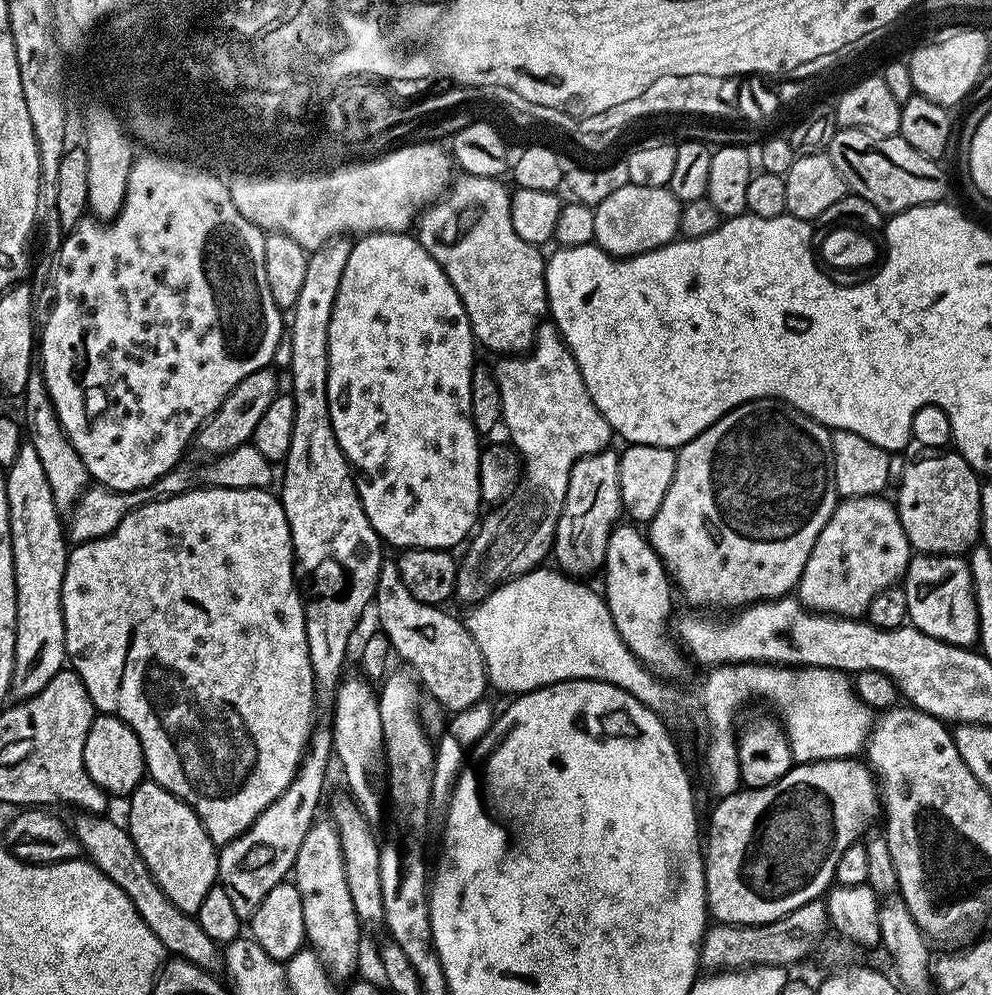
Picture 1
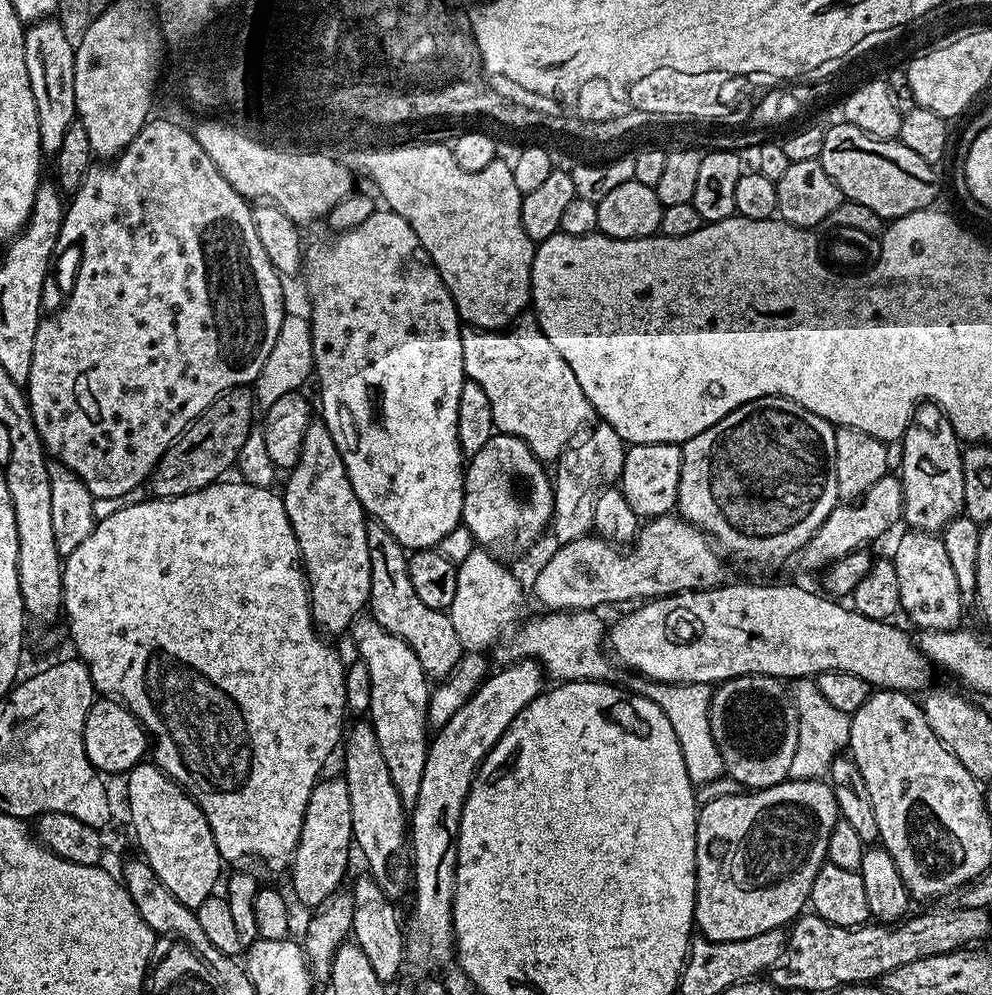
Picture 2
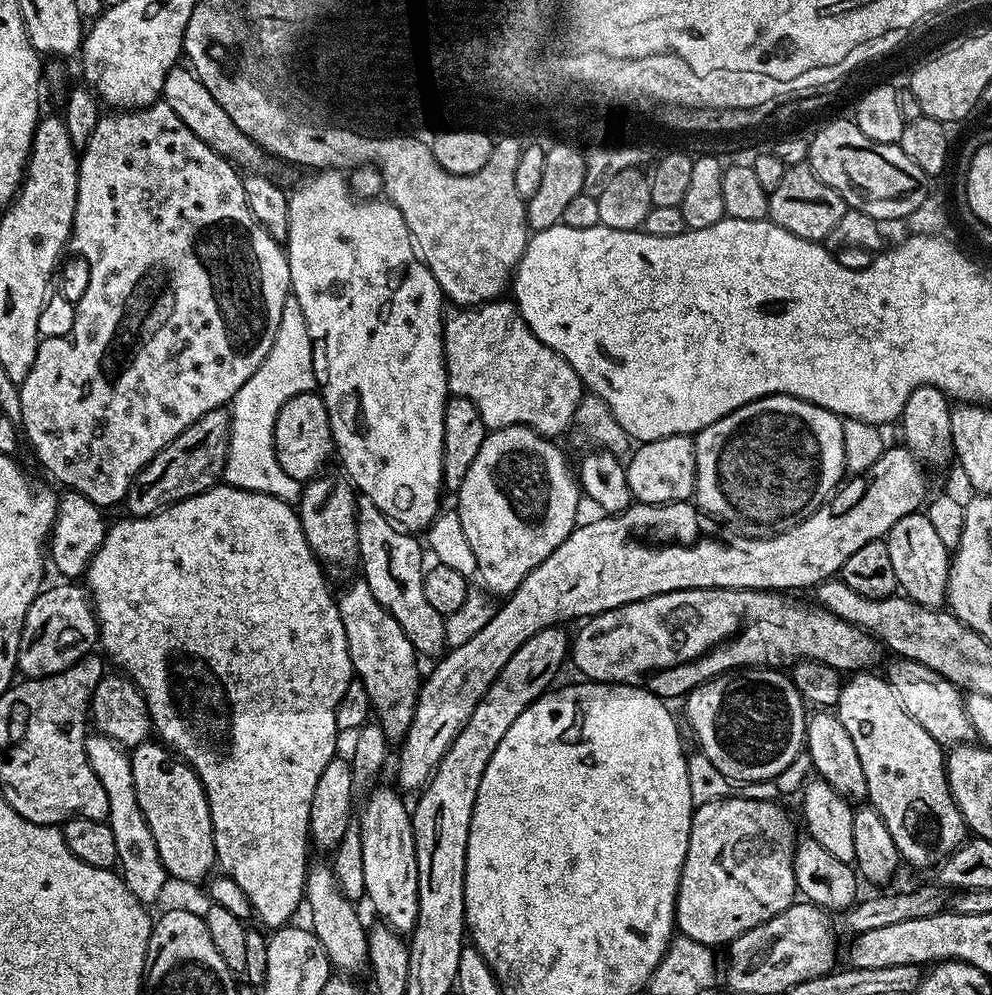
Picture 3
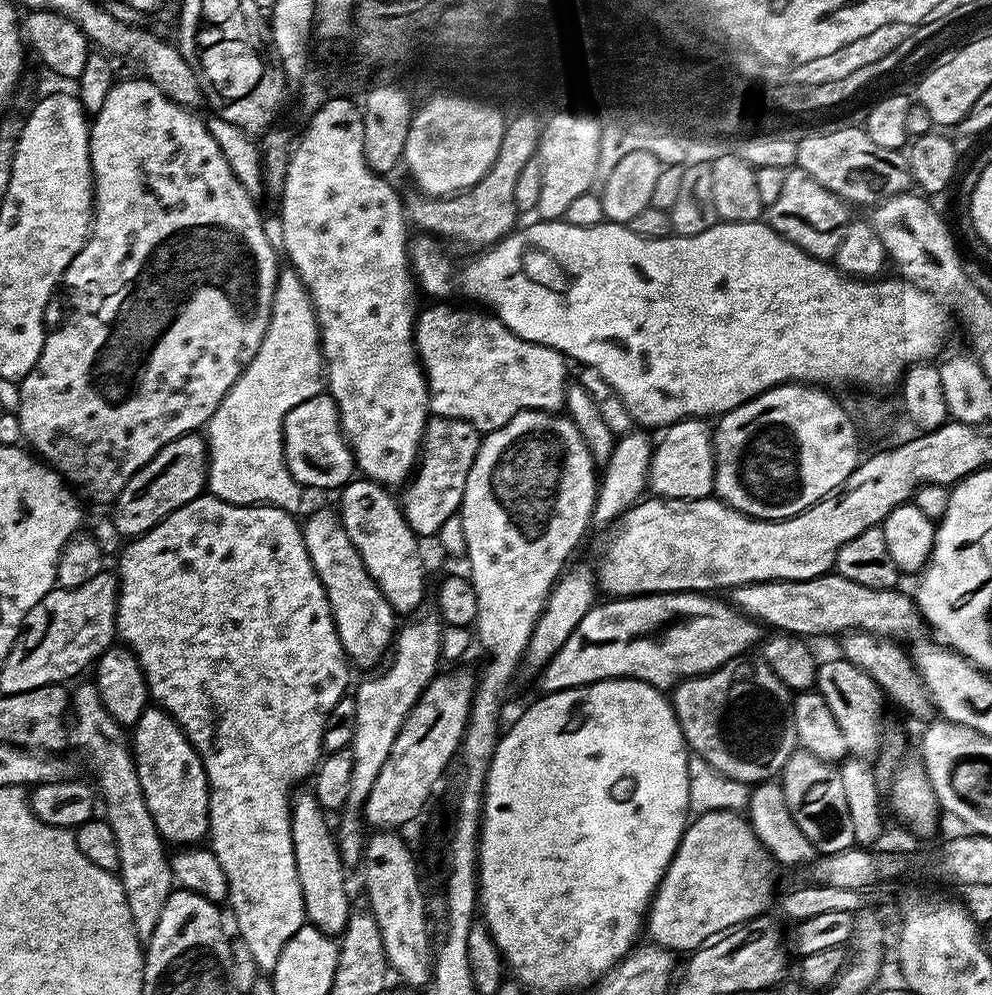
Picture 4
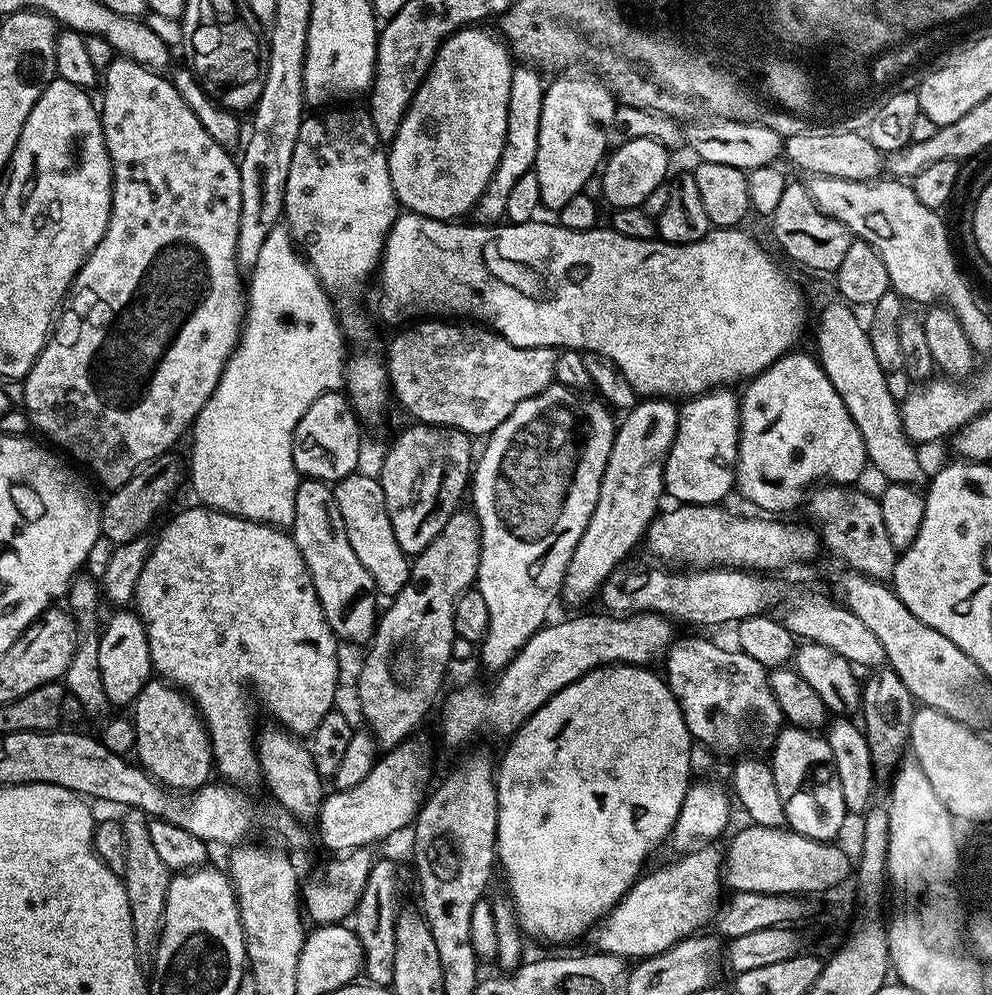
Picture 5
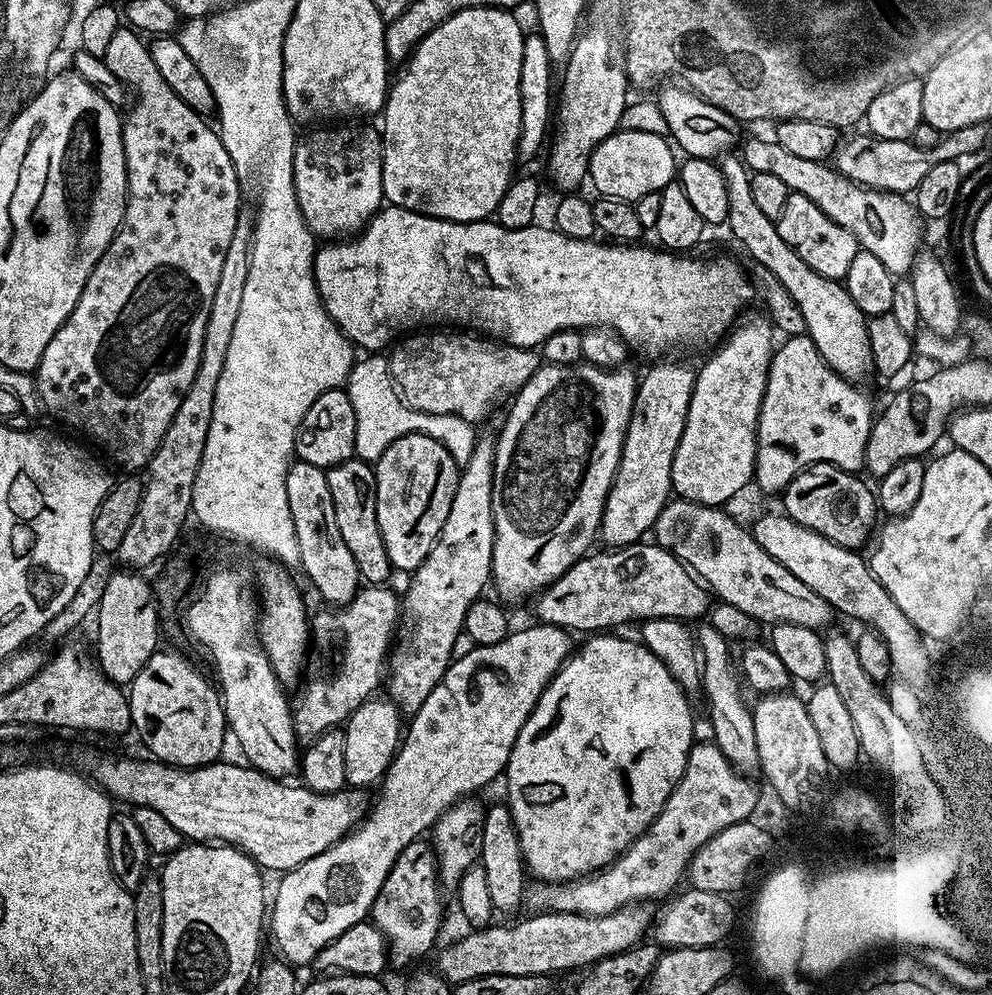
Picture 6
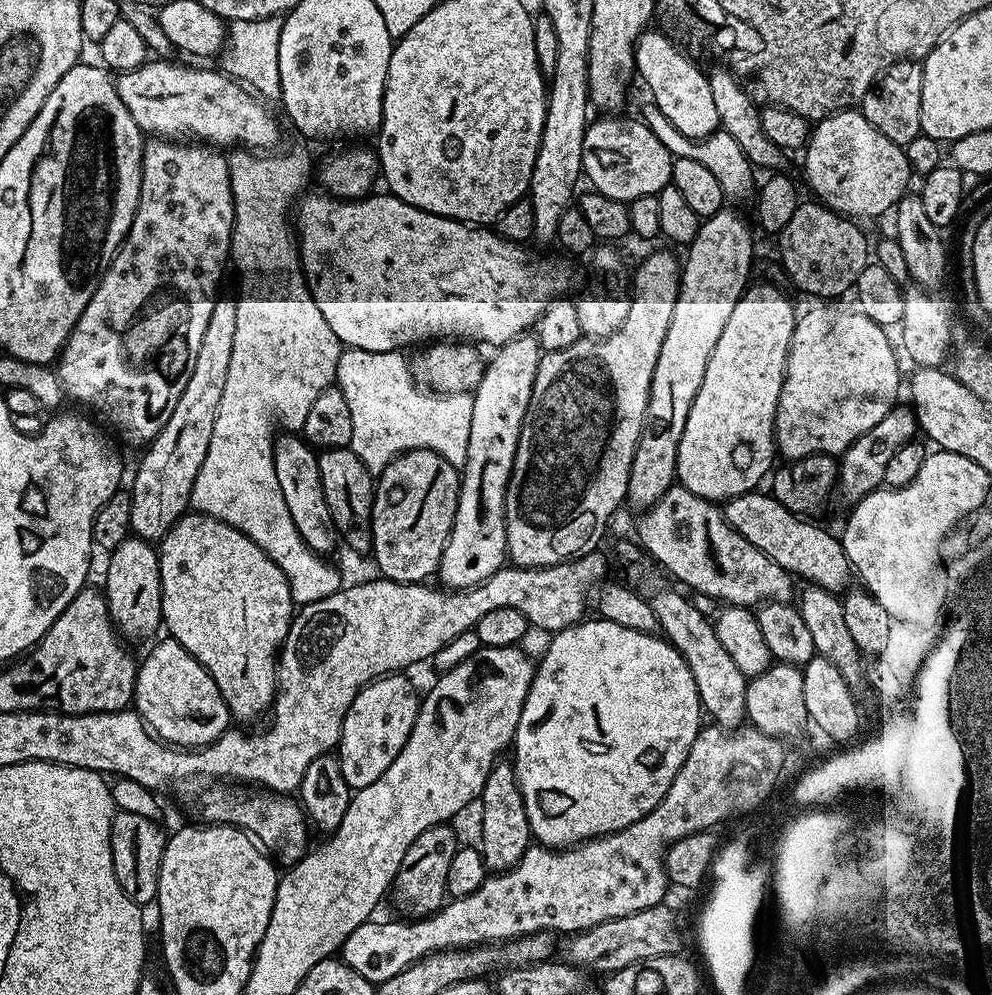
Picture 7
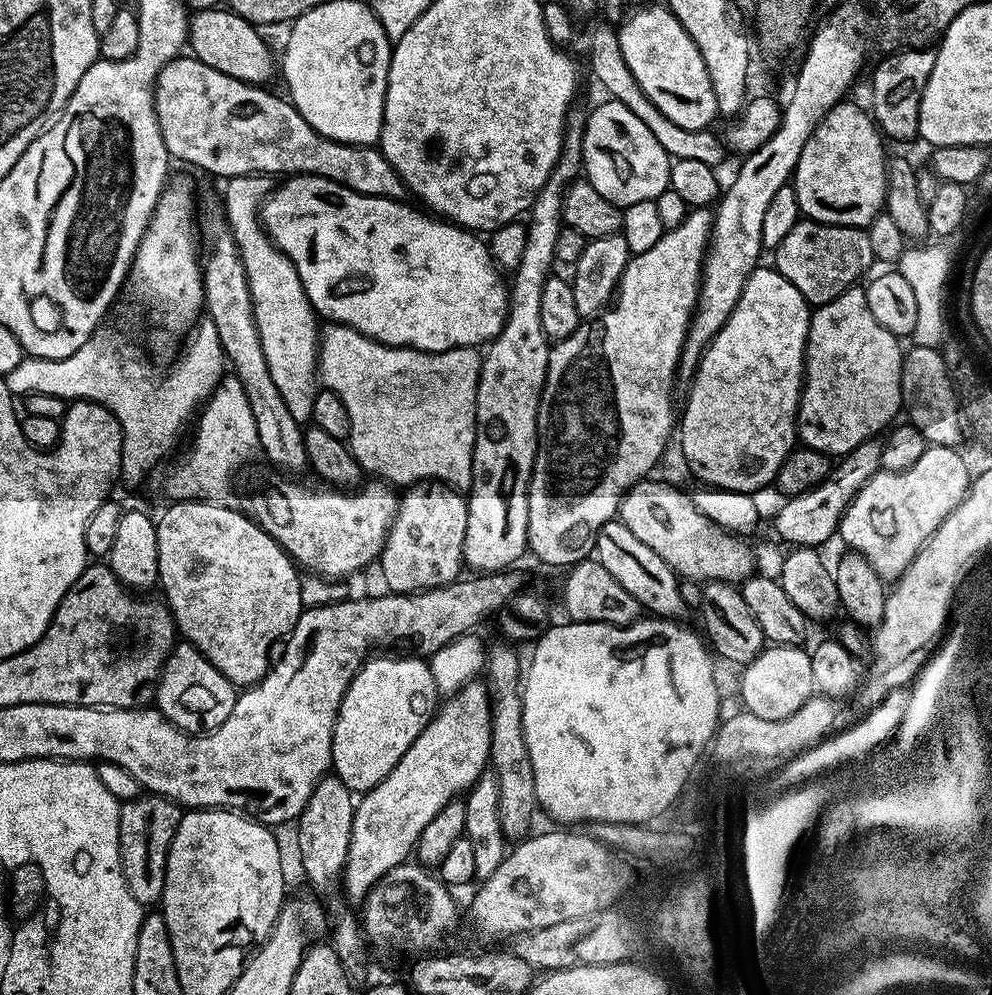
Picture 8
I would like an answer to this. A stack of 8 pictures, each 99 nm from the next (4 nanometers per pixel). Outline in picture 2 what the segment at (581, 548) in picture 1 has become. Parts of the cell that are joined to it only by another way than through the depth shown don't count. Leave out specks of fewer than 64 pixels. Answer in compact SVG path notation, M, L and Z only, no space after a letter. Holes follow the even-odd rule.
M597 423L597 428L564 449L554 464L554 506L550 532L556 535L557 545L566 544L593 531L594 502L602 488L615 485L622 474L626 445L609 424Z

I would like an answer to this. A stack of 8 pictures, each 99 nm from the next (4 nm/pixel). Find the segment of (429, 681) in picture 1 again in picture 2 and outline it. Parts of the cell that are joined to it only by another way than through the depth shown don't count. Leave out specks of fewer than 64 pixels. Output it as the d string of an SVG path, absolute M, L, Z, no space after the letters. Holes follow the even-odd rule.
M375 522L368 525L368 545L370 546L370 615L390 634L401 636L418 654L422 670L430 678L447 678L458 666L461 656L466 652L460 645L458 630L450 622L447 611L430 610L414 594L414 585L410 582L408 569L409 553L400 545L398 538L386 530L386 526Z

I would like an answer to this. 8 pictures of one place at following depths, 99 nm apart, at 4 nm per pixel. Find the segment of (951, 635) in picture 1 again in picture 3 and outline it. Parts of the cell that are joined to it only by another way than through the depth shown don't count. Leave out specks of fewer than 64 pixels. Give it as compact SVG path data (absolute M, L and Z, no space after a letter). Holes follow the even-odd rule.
M917 510L906 514L906 518L898 518L898 522L894 522L894 526L888 532L886 543L899 591L915 604L939 609L946 600L950 550L938 539L934 526L930 526L928 515Z

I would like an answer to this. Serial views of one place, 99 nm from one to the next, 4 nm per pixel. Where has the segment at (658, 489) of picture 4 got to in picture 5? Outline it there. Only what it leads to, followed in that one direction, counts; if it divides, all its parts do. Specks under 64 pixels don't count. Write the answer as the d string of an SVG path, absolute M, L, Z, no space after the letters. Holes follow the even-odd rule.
M713 390L679 405L676 437L664 467L664 490L680 504L720 504L736 483L736 446L740 443L740 401L732 390Z

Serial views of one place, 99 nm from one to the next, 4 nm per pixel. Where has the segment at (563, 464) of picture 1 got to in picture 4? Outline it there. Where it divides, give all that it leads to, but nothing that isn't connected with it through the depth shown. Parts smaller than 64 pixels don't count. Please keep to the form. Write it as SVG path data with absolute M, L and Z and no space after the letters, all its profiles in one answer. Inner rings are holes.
M448 302L429 304L417 317L414 339L428 380L431 415L462 418L487 434L506 426L519 412L559 413L564 408L570 364L558 350L518 338L487 311L451 308Z

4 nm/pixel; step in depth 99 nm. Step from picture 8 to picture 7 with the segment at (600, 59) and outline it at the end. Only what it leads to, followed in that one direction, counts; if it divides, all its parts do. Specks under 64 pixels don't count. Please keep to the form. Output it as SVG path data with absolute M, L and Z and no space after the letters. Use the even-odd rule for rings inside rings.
M645 102L641 106L638 116L654 134L654 138L658 138L658 142L662 142L662 146L666 146L666 150L672 157L694 158L694 162L706 166L706 170L710 170L710 174L714 174L714 178L718 178L718 183L721 184L724 195L729 201L744 200L748 195L749 199L753 195L754 169L752 163L746 158L746 154L742 154L742 146L738 146L738 142L734 142L731 134L717 130L708 136L703 136L700 140L692 140L686 134L682 134L682 130L678 130L678 126L671 124L666 118L666 114L662 114L662 110L658 110L658 106L651 102Z

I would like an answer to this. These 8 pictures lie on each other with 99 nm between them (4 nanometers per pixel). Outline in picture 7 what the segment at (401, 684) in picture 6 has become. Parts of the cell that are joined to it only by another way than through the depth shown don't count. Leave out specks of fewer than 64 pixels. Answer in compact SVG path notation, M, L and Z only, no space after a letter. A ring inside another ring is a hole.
M525 334L514 337L509 344L499 345L497 352L500 353L492 361L490 359L487 361L482 378L471 393L470 446L466 446L466 462L460 477L460 497L458 498L458 510L454 514L454 526L448 535L438 569L439 583L448 590L478 586L506 564L508 554L506 522L504 521L506 490L514 466L514 454L518 450L522 422L530 406L530 394L534 386L534 378L538 374L542 349L535 335Z

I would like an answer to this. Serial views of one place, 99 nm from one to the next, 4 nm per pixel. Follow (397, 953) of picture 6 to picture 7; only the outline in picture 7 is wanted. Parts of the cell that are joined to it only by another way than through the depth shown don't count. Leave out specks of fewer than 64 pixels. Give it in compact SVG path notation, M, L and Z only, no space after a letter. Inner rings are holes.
M451 823L435 824L430 826L430 830L422 830L414 842L410 842L410 850L406 850L406 858L402 858L400 869L396 875L395 881L390 889L390 900L396 903L396 908L408 918L427 918L432 913L443 908L448 896L448 887L446 886L446 874L450 874L450 861L454 859L458 847L456 841L456 832L452 829Z

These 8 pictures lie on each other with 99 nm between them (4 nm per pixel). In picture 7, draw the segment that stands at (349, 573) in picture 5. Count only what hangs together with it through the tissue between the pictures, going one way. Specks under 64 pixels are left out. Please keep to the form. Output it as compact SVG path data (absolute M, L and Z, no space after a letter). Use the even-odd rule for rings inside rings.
M280 435L275 437L272 457L274 474L278 474L278 490L282 490L282 498L286 498L286 510L290 510L290 518L294 518L294 526L298 526L298 534L302 534L306 546L310 546L314 553L328 554L324 552L333 547L332 552L337 547L338 533L326 506L326 494L322 494L322 474L318 474L317 449L299 435Z

